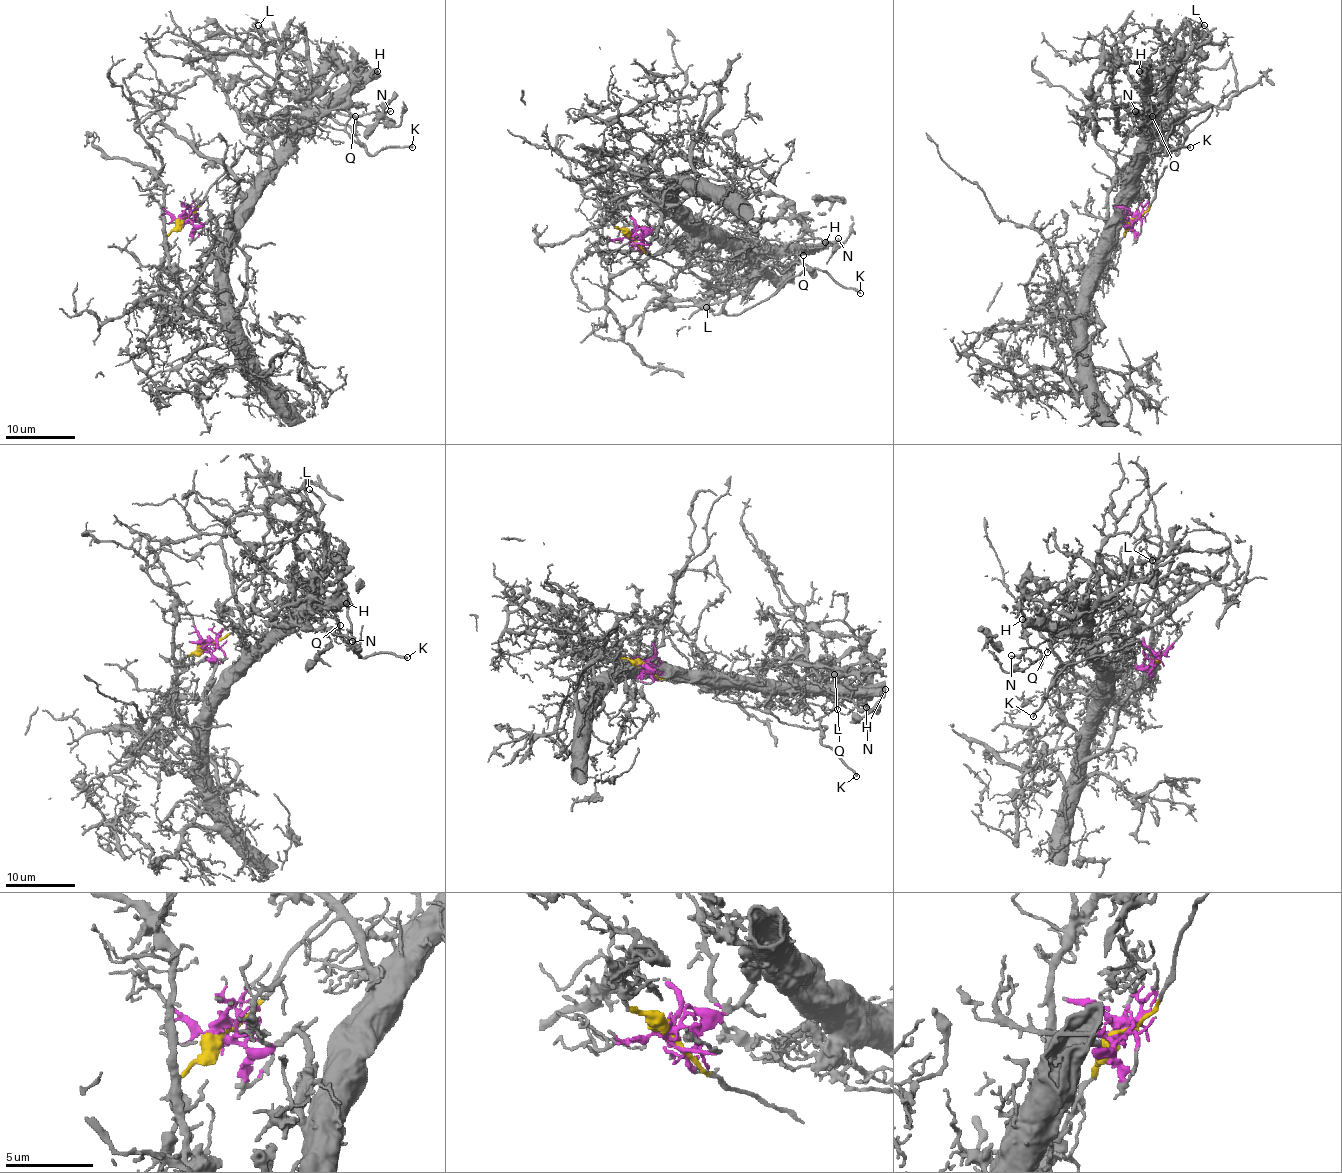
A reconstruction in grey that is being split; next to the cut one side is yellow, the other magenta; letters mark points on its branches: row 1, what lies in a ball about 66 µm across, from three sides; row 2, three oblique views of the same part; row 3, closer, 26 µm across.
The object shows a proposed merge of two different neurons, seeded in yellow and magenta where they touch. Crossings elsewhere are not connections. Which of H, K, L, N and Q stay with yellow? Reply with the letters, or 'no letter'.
K

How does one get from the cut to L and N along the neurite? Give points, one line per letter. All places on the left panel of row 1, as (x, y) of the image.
L: (183, 218), (194, 225), (213, 220), (223, 232), (225, 222), (301, 116), (310, 71), (258, 25)
N: (183, 218), (194, 225), (213, 220), (225, 230), (242, 199), (312, 121), (331, 109), (345, 116), (390, 111)

